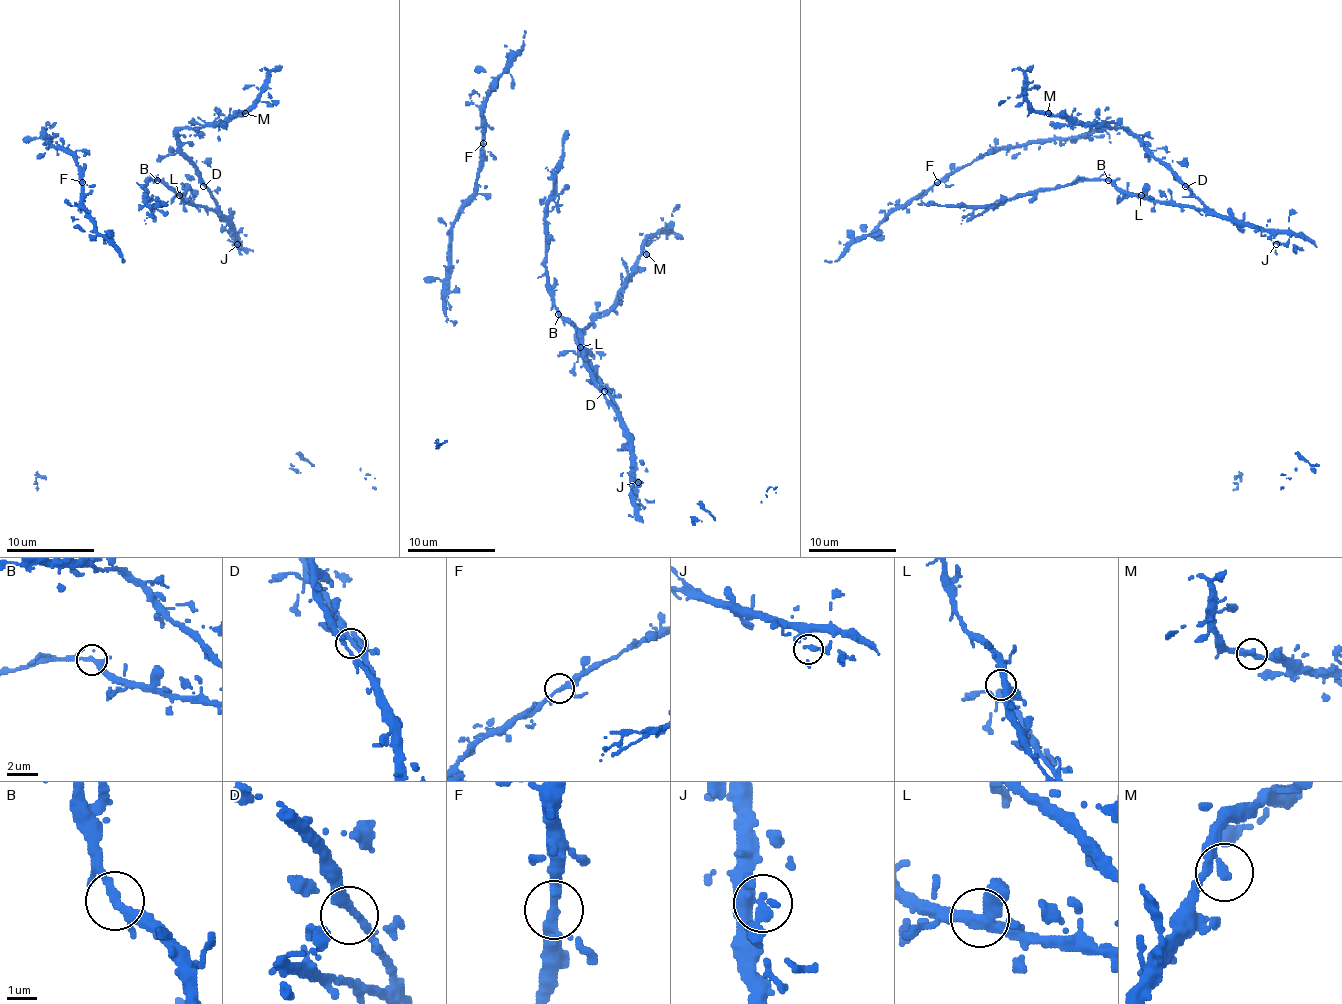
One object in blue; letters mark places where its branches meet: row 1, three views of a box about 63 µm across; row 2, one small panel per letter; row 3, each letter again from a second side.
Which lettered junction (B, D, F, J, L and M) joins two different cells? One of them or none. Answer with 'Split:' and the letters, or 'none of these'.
Split: none of these

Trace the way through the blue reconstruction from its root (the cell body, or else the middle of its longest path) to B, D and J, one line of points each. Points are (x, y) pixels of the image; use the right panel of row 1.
B: (1138, 197), (1125, 195), (1107, 180)
D: (1138, 197), (1200, 208), (1203, 204), (1185, 186)
J: (1138, 197), (1185, 204), (1227, 217), (1234, 224), (1260, 226), (1276, 244)

